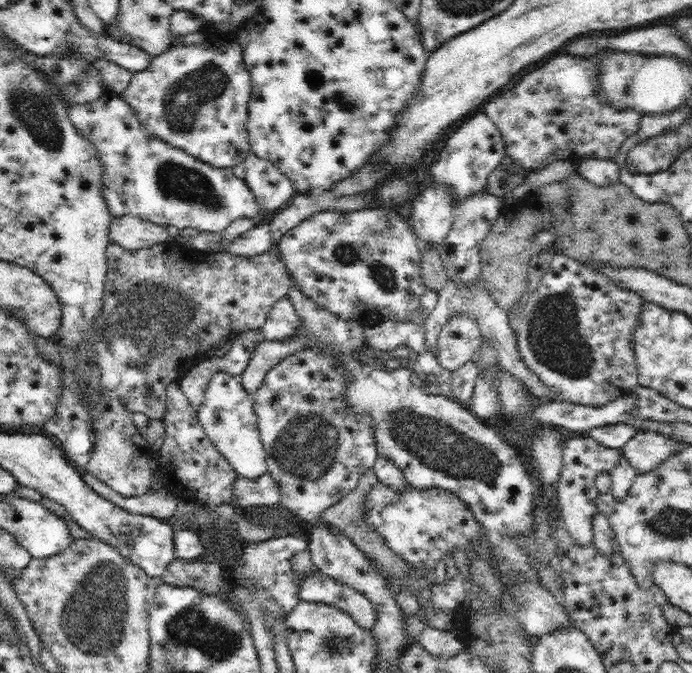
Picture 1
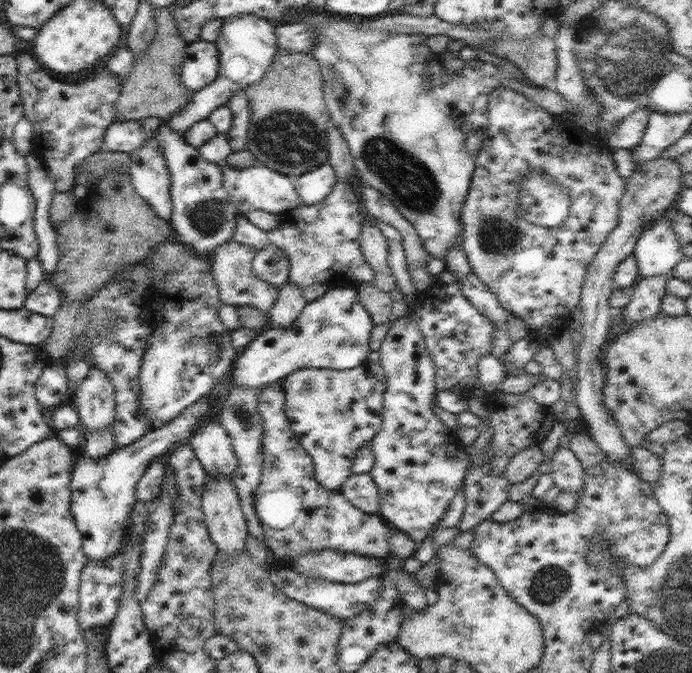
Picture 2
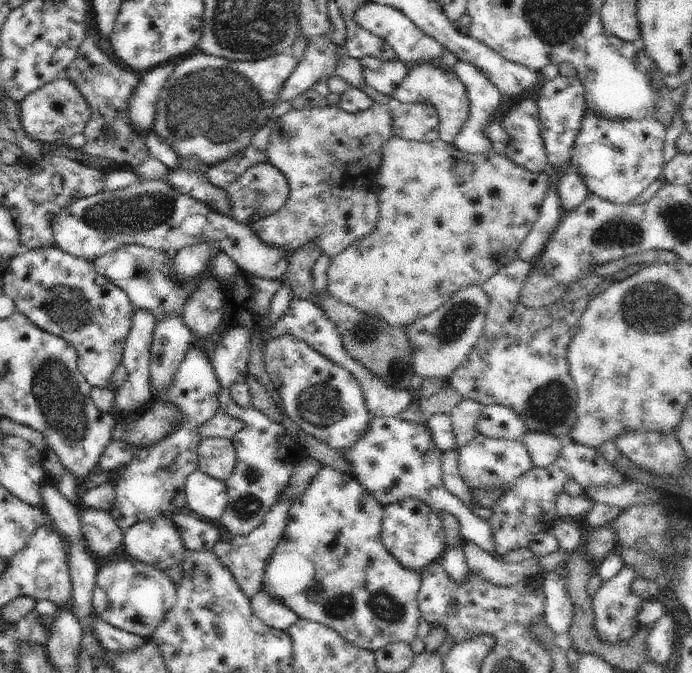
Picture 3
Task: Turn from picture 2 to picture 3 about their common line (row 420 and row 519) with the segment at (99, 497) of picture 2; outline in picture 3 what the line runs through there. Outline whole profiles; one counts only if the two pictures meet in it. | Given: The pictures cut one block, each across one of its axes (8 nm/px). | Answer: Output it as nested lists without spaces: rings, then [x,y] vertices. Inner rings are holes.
[[[176,512],[170,518],[178,529],[185,548],[193,551],[212,551],[223,531],[214,522],[210,523],[194,514]]]

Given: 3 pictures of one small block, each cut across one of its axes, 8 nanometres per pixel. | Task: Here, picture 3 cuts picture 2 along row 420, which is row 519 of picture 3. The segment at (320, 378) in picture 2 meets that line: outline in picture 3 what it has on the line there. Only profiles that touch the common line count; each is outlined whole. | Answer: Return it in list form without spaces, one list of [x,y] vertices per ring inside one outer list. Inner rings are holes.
[[[323,466],[320,472],[309,482],[306,492],[292,503],[284,538],[274,549],[266,565],[261,590],[266,591],[272,598],[281,600],[289,609],[296,612],[300,619],[308,619],[325,624],[333,628],[338,634],[341,634],[349,643],[358,645],[360,648],[377,651],[386,645],[400,641],[409,644],[416,638],[416,628],[418,628],[418,621],[421,616],[421,610],[417,601],[419,588],[421,587],[421,574],[404,568],[397,560],[394,560],[388,549],[384,548],[381,541],[383,510],[384,507],[376,500],[376,497],[370,494],[370,491],[367,491],[360,484],[360,481],[357,481],[350,473]]]

